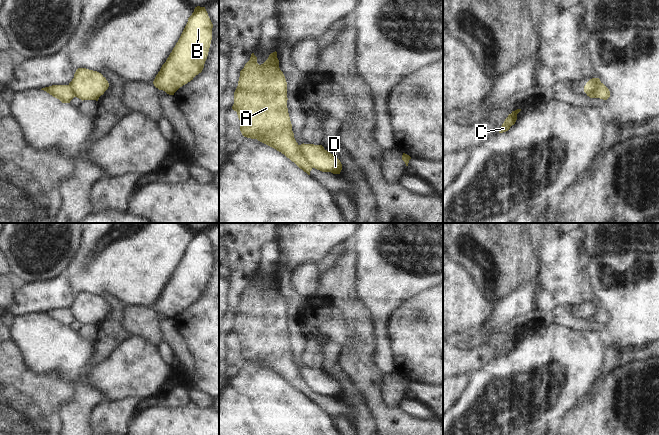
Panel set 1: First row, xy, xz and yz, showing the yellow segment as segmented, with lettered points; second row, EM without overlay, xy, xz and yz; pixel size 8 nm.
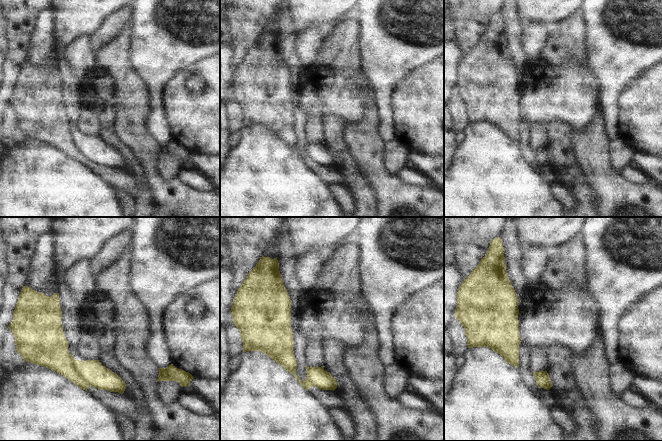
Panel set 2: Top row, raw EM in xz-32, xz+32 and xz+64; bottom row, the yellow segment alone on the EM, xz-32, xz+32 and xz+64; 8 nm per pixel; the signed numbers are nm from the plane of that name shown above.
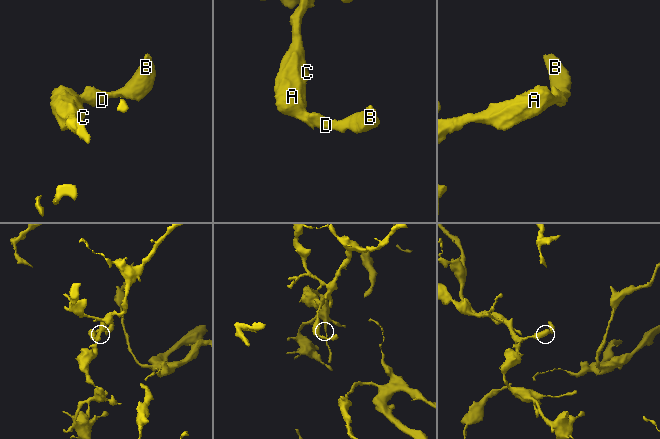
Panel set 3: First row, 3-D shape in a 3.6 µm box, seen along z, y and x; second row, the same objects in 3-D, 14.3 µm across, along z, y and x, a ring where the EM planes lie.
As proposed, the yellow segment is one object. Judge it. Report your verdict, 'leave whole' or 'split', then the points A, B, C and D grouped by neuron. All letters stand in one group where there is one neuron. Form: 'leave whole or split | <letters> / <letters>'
split | A C / B D

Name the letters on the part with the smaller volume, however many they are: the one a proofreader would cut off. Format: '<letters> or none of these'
B, D

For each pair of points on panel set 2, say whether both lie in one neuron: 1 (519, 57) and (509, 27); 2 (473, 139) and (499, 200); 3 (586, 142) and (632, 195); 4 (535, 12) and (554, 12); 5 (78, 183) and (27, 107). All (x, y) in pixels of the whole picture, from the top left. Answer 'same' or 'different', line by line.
1: same
2: same
3: same
4: same
5: different

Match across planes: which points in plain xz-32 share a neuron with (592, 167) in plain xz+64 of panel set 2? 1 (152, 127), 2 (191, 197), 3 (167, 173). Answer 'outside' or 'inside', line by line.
1: outside
2: inside
3: outside

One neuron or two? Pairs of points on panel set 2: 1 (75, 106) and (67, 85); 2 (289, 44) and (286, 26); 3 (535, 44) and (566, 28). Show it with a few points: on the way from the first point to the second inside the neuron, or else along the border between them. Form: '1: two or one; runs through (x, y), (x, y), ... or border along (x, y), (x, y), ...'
1: one; runs through (71, 101), (70, 90)
2: one; runs through (287, 40), (286, 30)
3: two; border along (550, 29), (539, 60)

